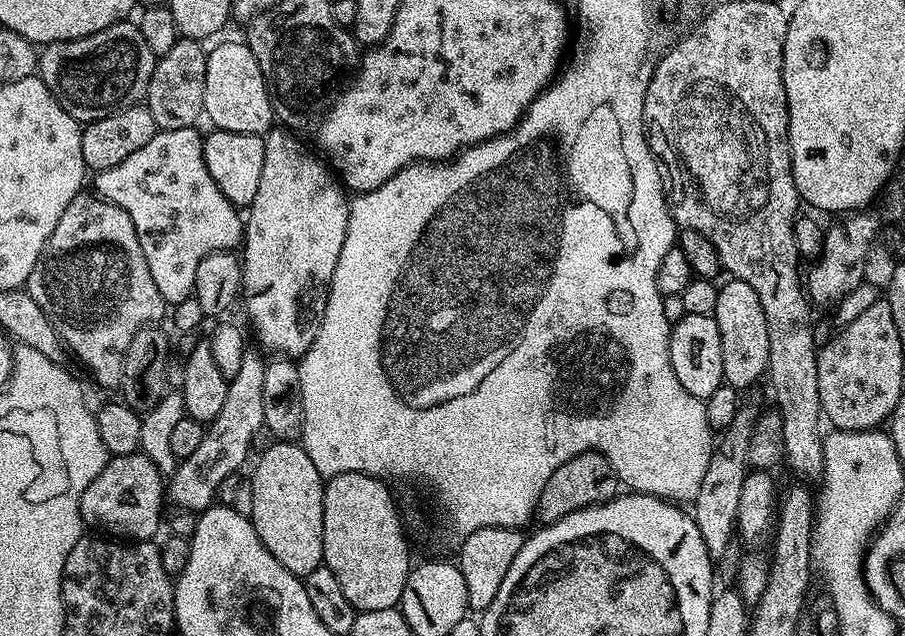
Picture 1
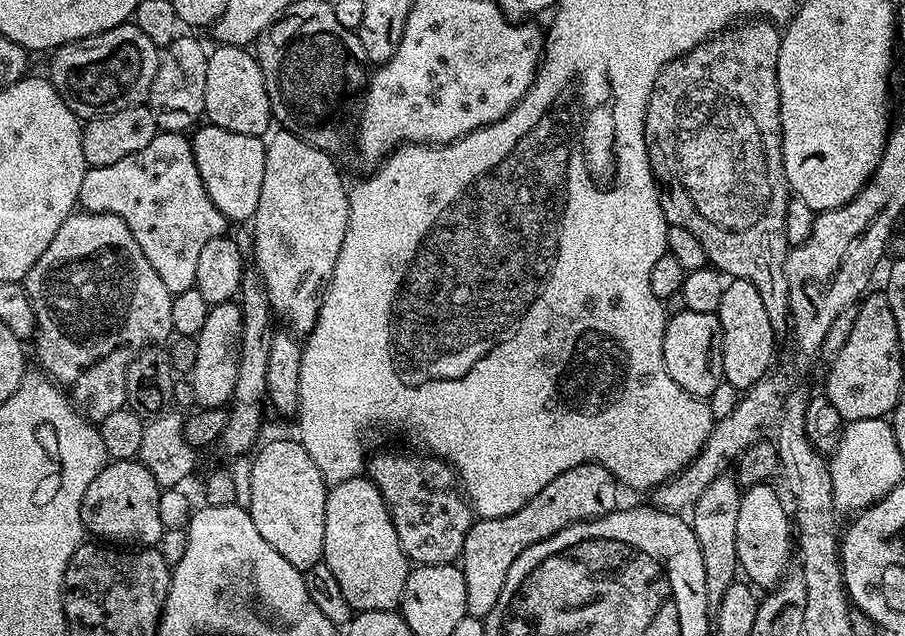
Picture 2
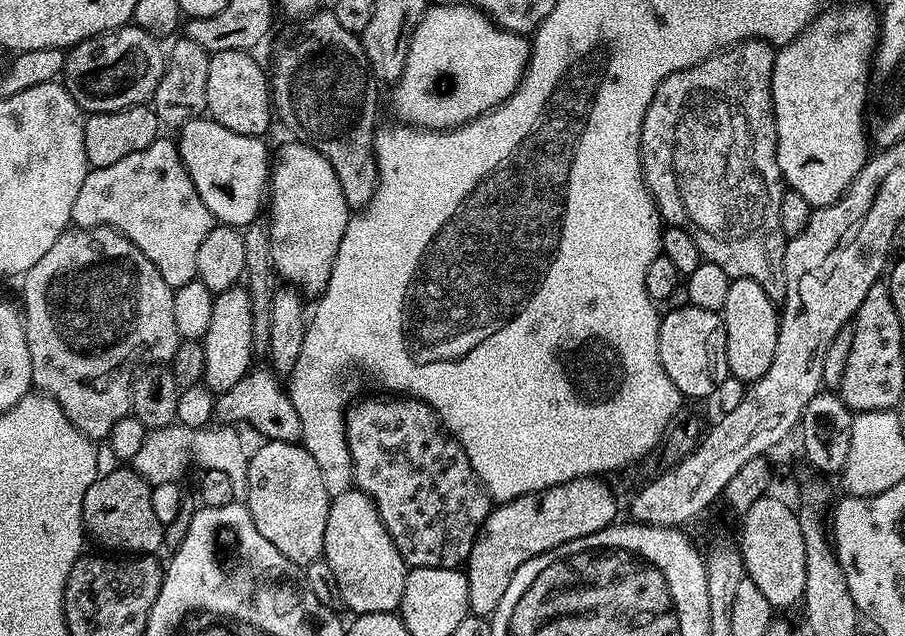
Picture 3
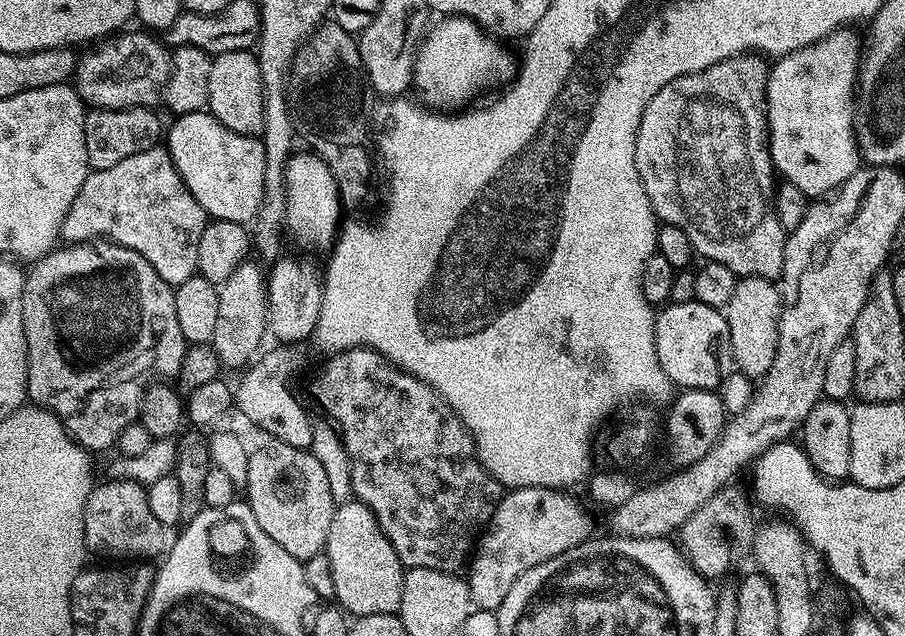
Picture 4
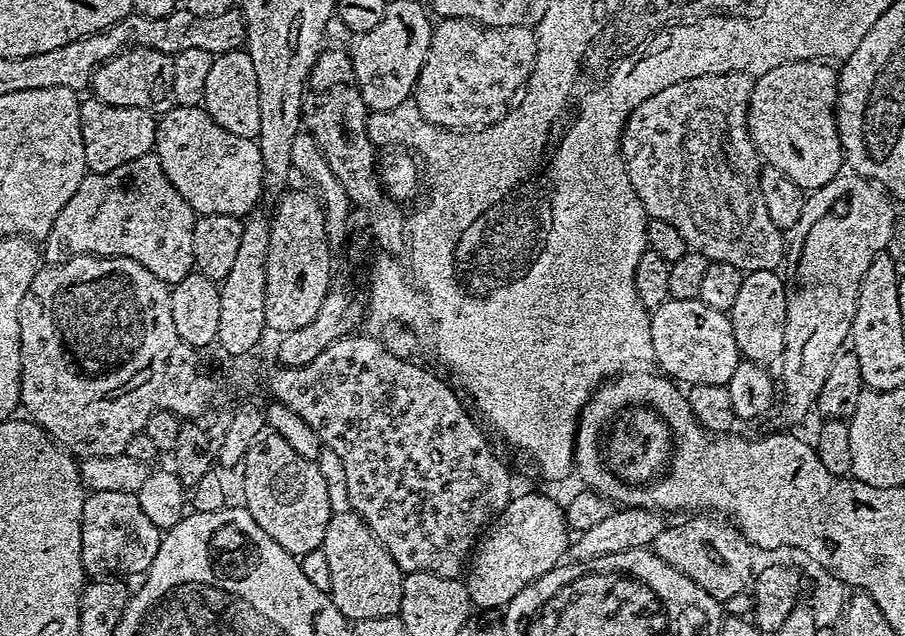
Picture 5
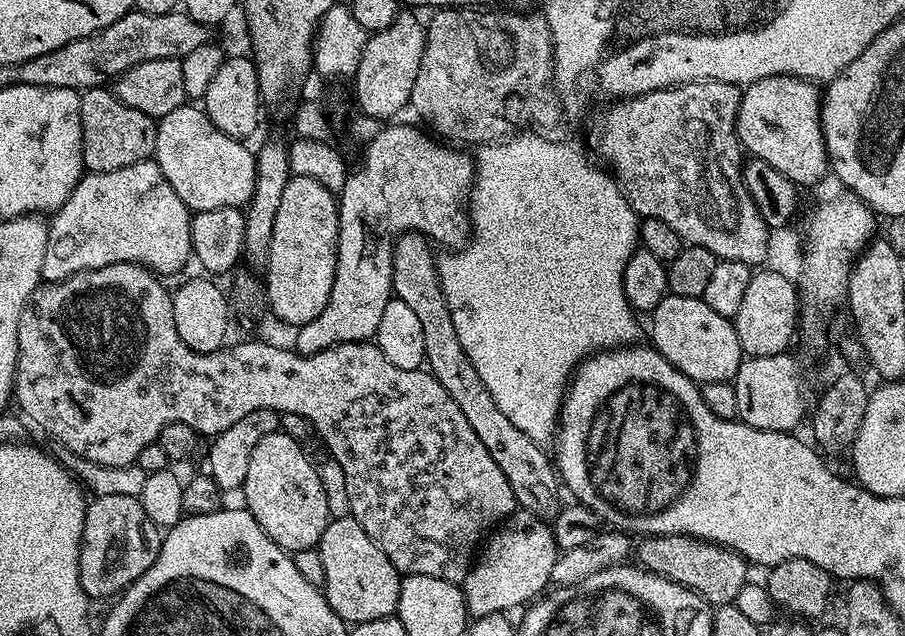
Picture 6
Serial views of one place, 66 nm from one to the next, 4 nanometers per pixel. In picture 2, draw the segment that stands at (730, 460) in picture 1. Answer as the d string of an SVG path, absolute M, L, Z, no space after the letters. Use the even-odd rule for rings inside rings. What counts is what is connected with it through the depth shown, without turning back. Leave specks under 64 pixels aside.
M722 474L702 490L690 509L690 523L694 538L702 550L702 566L706 570L706 594L709 609L715 610L722 602L722 596L738 580L738 506L742 485L735 475Z

